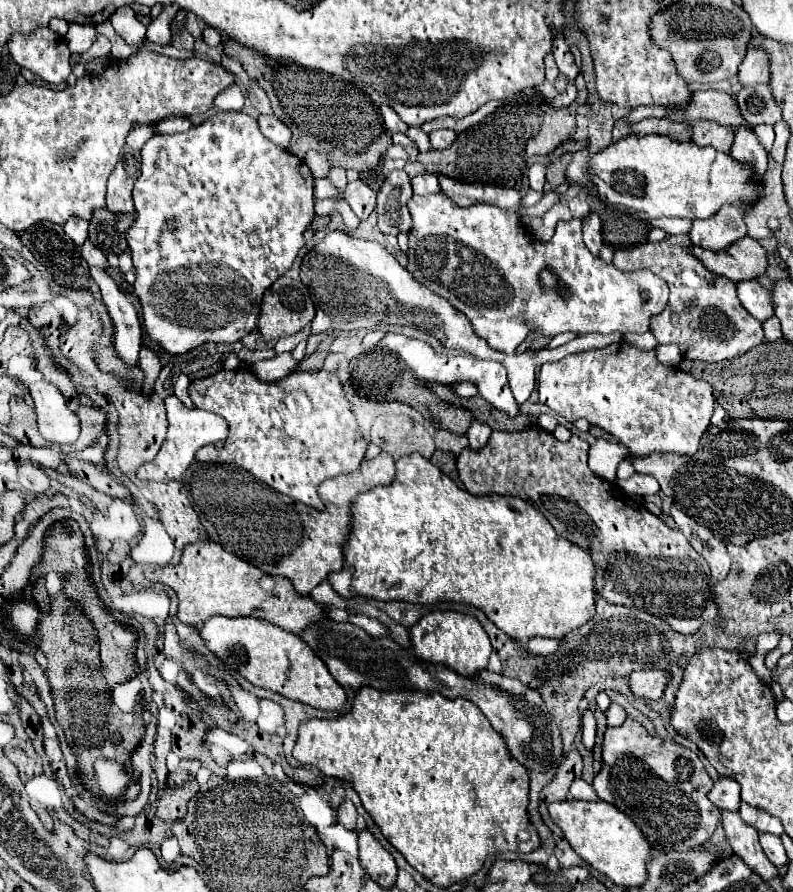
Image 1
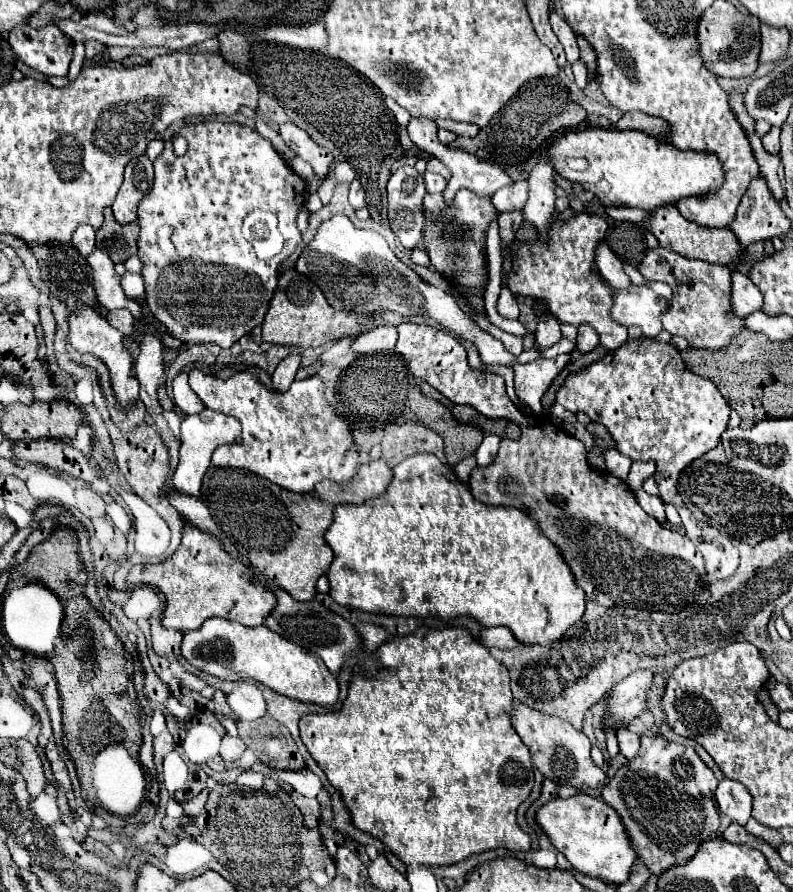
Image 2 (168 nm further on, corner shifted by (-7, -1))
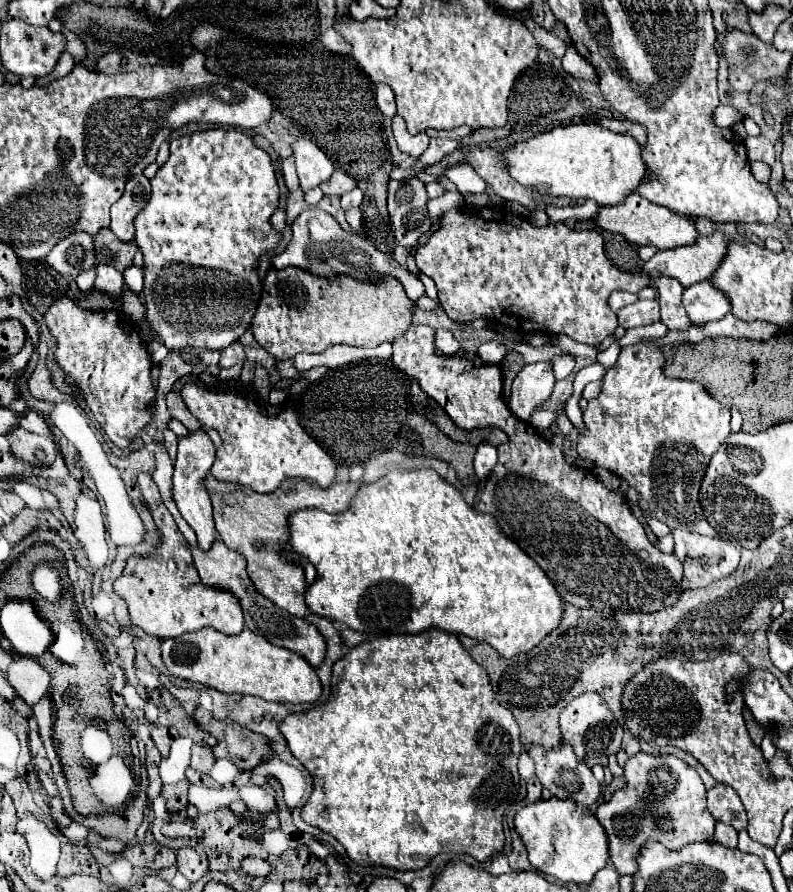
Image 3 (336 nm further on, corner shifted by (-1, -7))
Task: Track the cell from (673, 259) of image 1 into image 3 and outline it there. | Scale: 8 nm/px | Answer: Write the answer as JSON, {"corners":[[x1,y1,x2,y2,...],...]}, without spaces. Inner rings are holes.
{"corners":[[661,274,659,278,655,278,655,288,661,304,661,322,669,330,687,330,691,326,691,320,681,302,685,286,677,278]]}

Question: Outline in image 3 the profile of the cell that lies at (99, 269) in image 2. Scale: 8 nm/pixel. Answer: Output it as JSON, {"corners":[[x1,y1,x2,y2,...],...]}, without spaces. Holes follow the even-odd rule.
{"corners":[[89,268,89,270,83,270,79,276,77,276,77,286,81,292,89,292,93,290,95,286,95,278,97,278,97,270,95,268]]}

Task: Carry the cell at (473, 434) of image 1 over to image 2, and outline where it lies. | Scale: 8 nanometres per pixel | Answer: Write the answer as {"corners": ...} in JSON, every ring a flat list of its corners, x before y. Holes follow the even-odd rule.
{"corners":[[485,434,479,450,475,452,475,458,477,458,477,466,479,468,485,468,493,462,493,458,497,456,497,450,499,450,499,442,501,438,495,436,495,434]]}

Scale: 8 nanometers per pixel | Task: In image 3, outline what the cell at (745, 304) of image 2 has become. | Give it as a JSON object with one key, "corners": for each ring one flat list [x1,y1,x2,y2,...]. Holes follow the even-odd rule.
{"corners":[[705,280,693,284,683,294,683,304,693,324,707,324,711,320,721,320,731,312,731,302,713,282]]}

